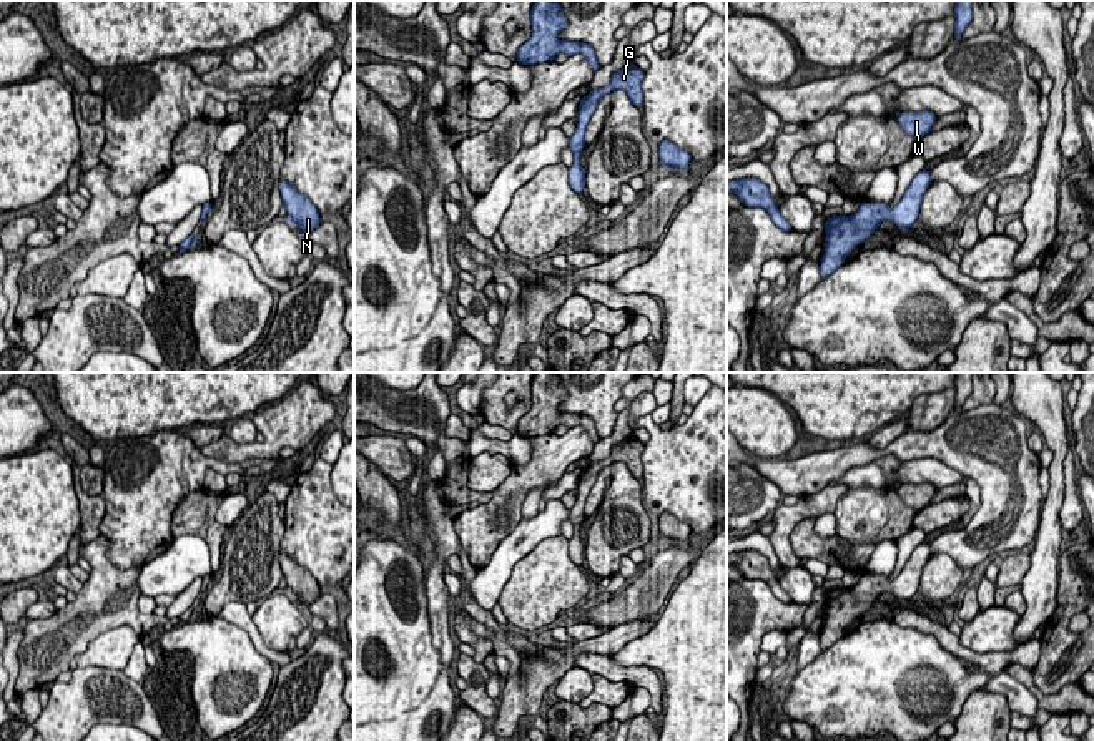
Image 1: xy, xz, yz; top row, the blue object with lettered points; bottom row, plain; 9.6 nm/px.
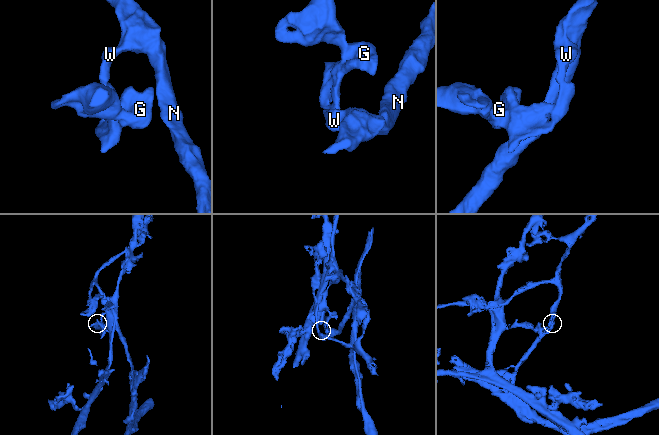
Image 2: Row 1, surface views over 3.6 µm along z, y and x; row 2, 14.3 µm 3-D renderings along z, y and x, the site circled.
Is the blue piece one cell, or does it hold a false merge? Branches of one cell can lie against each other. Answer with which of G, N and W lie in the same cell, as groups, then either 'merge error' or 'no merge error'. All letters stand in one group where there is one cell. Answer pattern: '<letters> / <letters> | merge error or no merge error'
G / N W | merge error

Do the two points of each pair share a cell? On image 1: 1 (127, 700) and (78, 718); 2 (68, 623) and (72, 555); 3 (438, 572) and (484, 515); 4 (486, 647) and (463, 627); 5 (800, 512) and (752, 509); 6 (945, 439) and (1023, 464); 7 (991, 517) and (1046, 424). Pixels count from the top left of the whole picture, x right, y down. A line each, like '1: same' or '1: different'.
1: same
2: different
3: different
4: same
5: different
6: same
7: different

